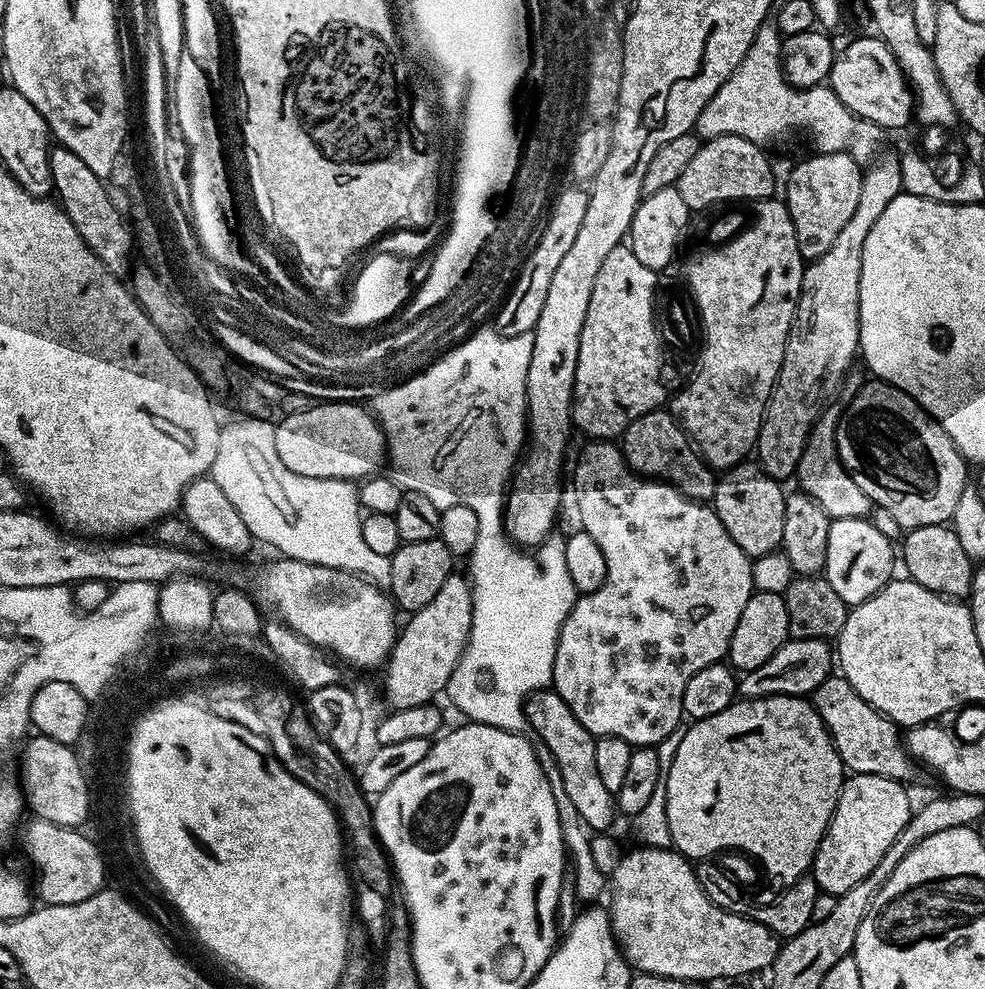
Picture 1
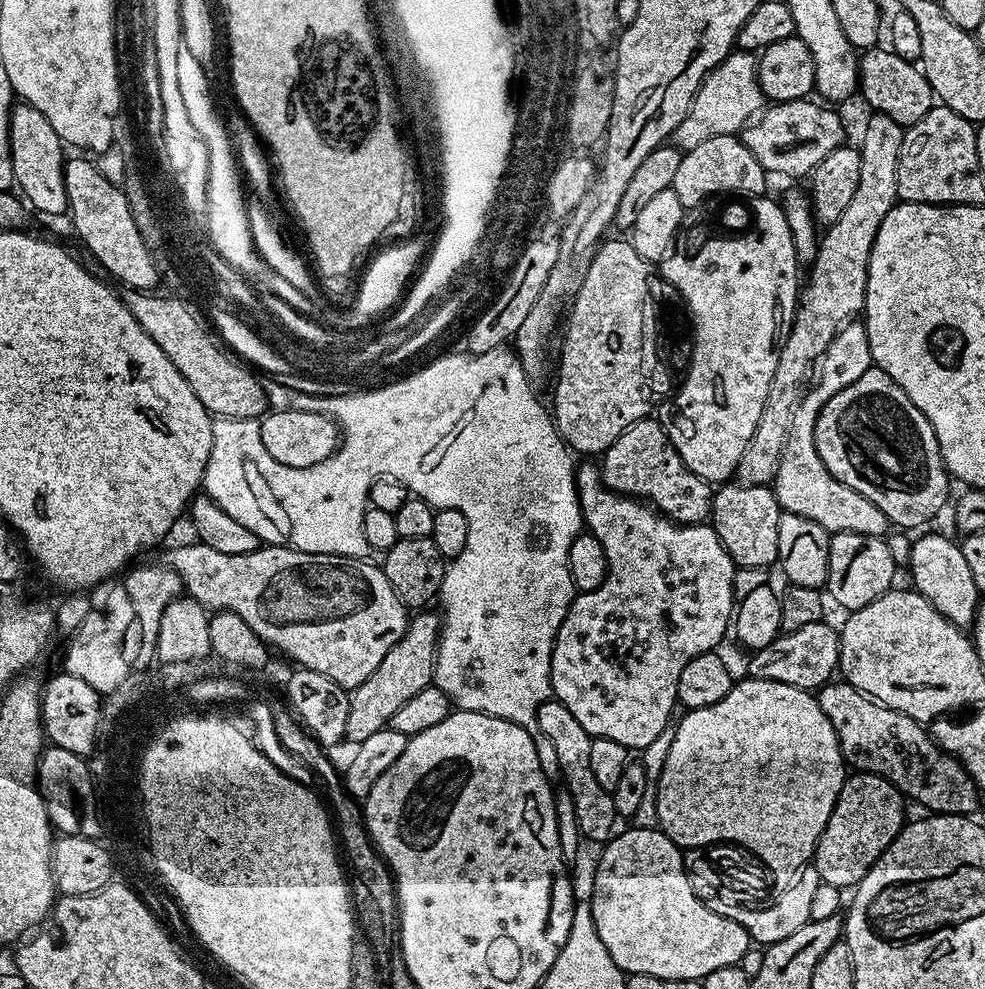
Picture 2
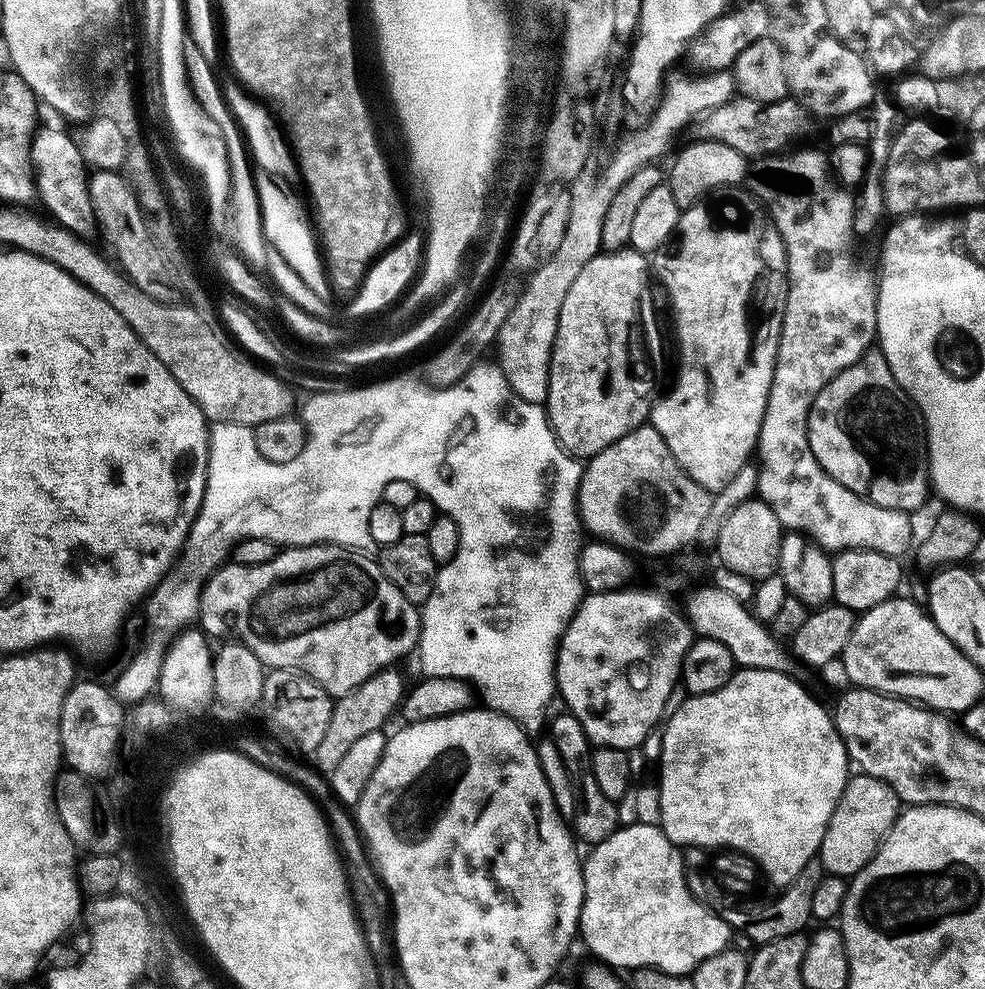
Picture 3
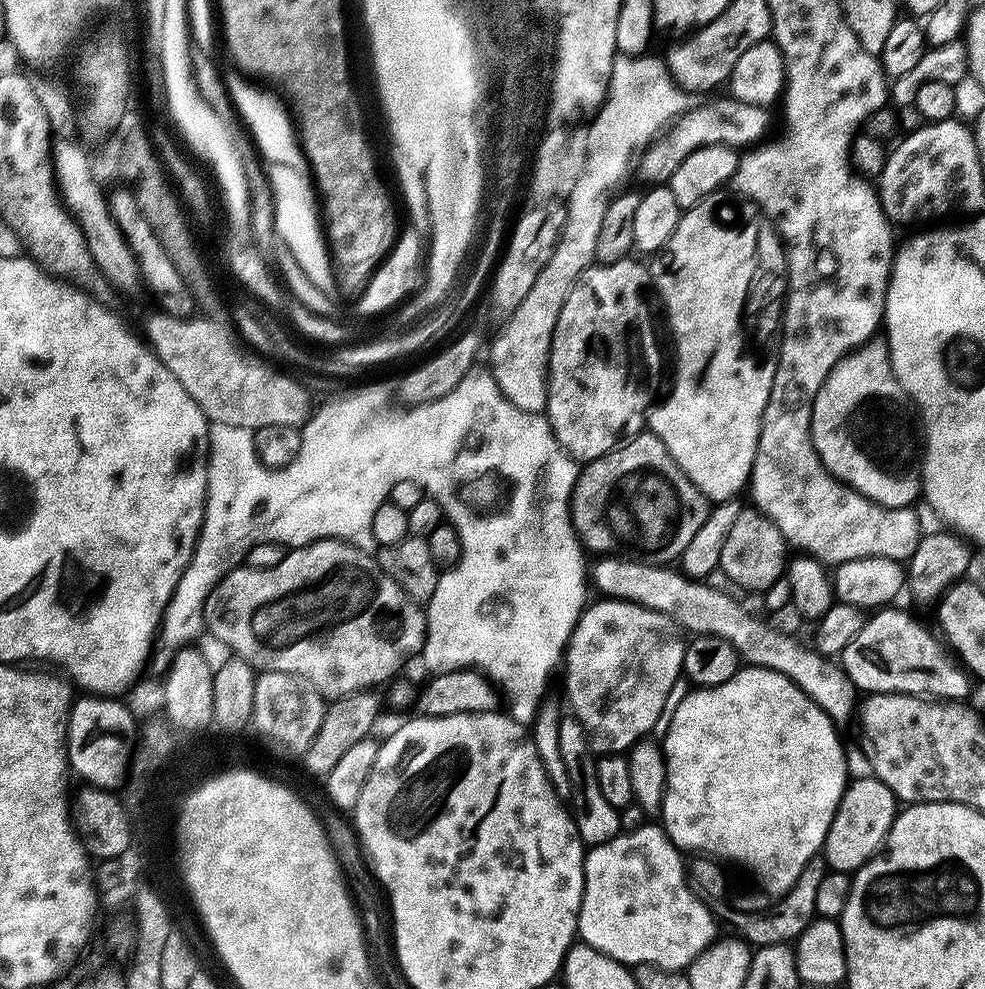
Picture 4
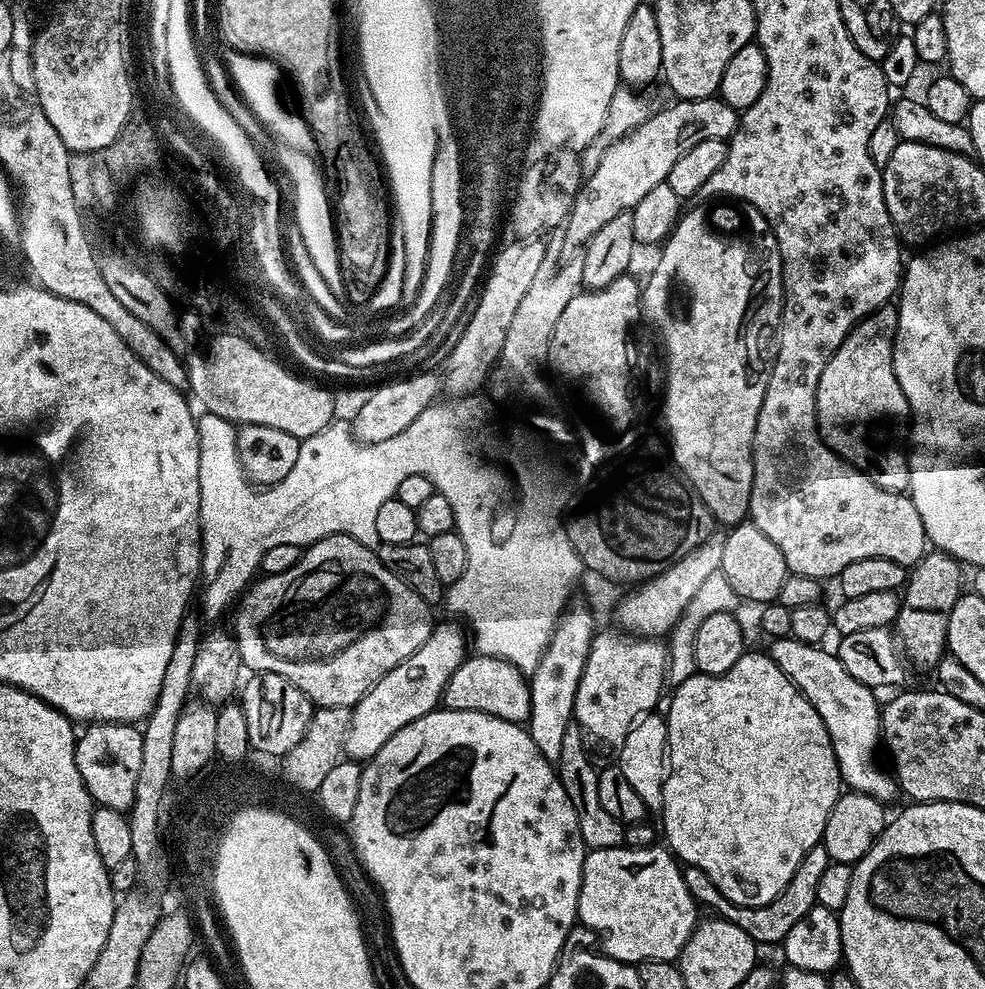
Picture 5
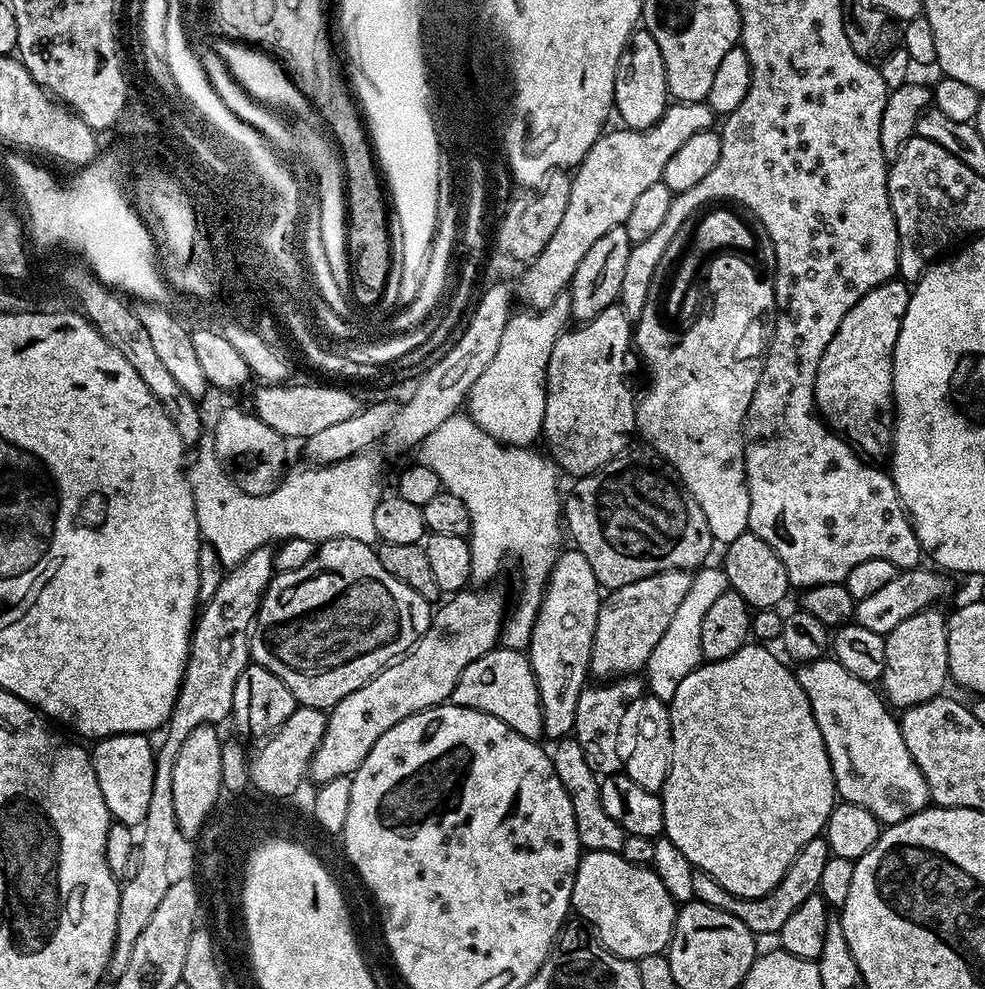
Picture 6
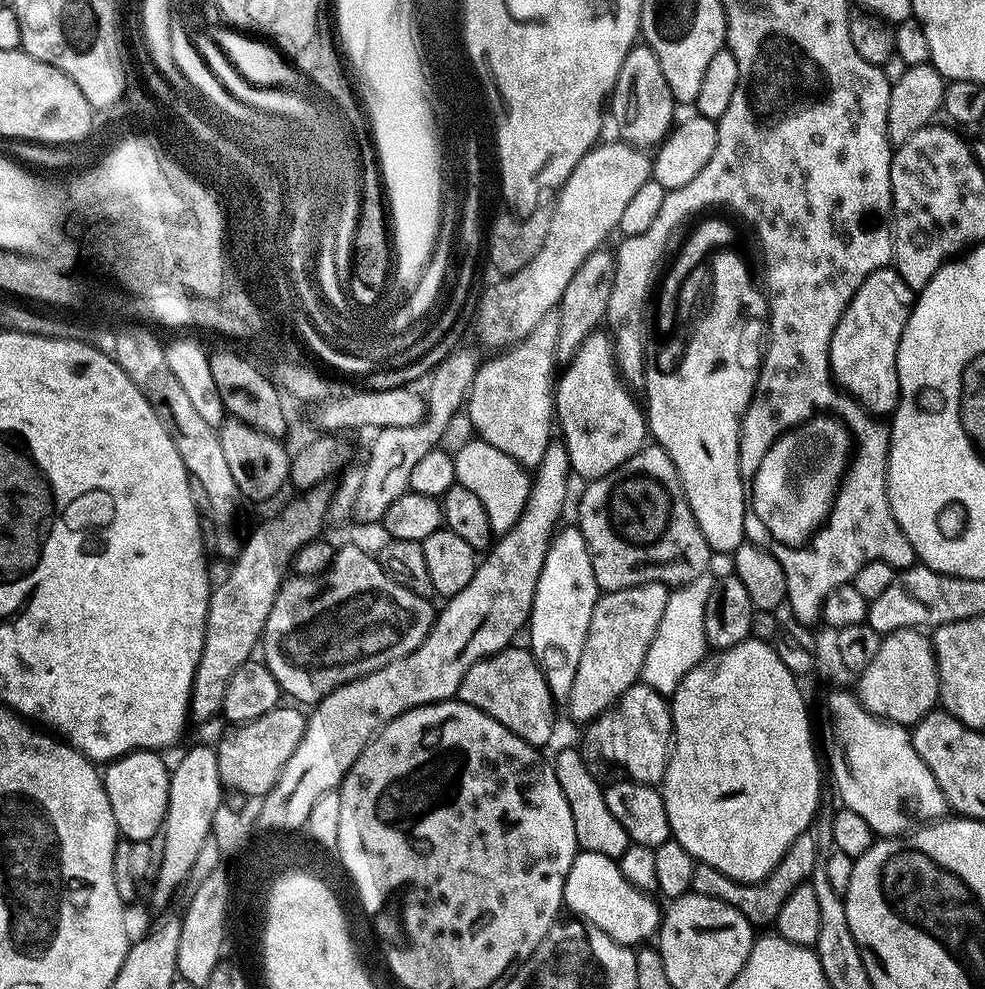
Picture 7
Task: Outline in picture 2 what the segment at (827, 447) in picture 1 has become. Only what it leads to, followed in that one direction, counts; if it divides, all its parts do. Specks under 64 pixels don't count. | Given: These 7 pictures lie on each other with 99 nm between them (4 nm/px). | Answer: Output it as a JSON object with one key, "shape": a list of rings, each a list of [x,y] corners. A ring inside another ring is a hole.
{"shape":[[[863,323],[845,324],[824,352],[822,363],[818,368],[820,377],[817,378],[816,385],[814,380],[796,403],[792,415],[792,427],[788,429],[784,452],[778,462],[774,491],[781,509],[818,522],[818,526],[825,528],[829,534],[853,532],[883,537],[890,528],[888,516],[882,514],[882,510],[878,510],[878,506],[874,506],[870,498],[858,494],[858,490],[850,490],[850,486],[838,482],[838,478],[834,478],[830,470],[826,470],[814,446],[814,426],[818,422],[822,406],[826,406],[826,402],[830,402],[830,398],[834,398],[838,390],[850,386],[850,382],[858,382],[858,378],[862,378],[862,374],[866,374],[866,370],[870,367],[873,367],[872,355]]]}

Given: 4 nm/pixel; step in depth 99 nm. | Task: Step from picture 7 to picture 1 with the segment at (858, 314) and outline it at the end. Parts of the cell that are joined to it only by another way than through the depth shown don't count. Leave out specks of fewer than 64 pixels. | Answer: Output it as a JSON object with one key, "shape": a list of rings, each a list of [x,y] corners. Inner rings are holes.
{"shape":[[[871,382],[852,401],[848,404],[848,409],[843,413],[839,413],[836,422],[836,450],[840,455],[840,460],[844,463],[844,468],[850,474],[850,478],[854,478],[854,482],[858,482],[858,486],[862,490],[862,494],[866,494],[872,499],[873,505],[878,507],[885,507],[890,510],[894,519],[898,522],[904,530],[911,530],[913,528],[921,528],[922,526],[934,526],[935,524],[948,524],[954,514],[954,506],[958,506],[958,498],[962,498],[962,490],[969,483],[968,471],[969,465],[966,463],[964,455],[957,450],[954,442],[950,438],[950,434],[946,434],[946,430],[942,430],[942,426],[933,416],[928,415],[927,412],[921,408],[915,398],[907,396],[902,390],[898,390],[892,384],[883,382]]]}

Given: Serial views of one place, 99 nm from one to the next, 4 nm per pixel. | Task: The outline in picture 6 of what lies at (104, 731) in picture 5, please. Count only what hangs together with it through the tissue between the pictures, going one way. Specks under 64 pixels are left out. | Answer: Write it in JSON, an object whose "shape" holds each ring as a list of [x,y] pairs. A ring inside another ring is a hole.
{"shape":[[[119,732],[116,736],[106,736],[95,741],[96,749],[91,749],[94,774],[98,778],[98,790],[102,790],[102,799],[106,801],[106,810],[115,823],[135,829],[143,825],[150,805],[150,796],[154,789],[156,752],[154,744],[143,732]]]}

